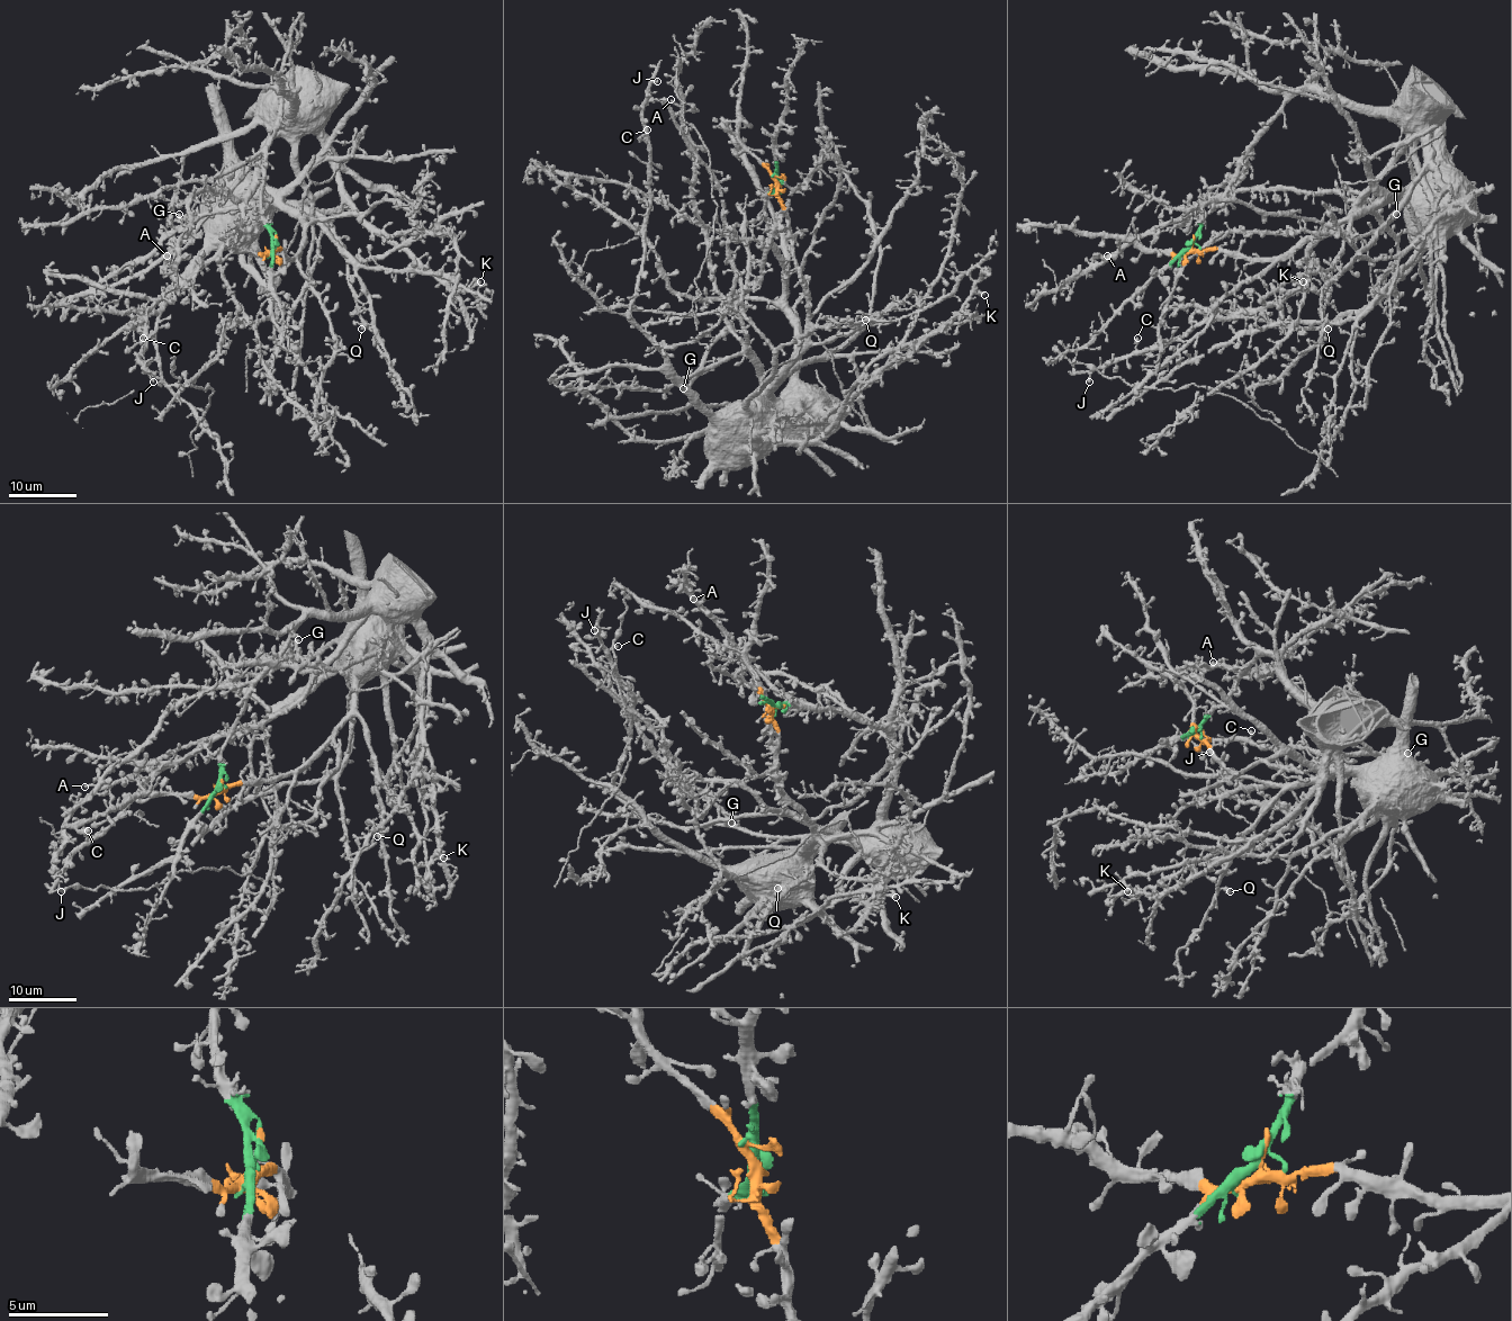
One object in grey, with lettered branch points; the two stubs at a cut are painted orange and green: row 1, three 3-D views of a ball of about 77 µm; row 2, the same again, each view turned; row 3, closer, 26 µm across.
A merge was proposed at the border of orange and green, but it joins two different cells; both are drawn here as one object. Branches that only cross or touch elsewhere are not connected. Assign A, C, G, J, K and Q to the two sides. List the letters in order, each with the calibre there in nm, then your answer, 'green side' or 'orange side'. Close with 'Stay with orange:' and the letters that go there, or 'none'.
A: 260 nm | green side
C: 400 nm | orange side
G: 480 nm | green side
J: 200 nm | orange side
K: 320 nm | green side
Q: 500 nm | orange side
Stay with orange: C, J, Q

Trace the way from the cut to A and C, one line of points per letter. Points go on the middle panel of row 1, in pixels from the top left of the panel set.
A: (776, 183), (766, 200), (767, 237), (722, 235), (703, 222), (692, 197), (693, 145), (683, 111), (672, 99)
C: (777, 183), (806, 296), (806, 337), (788, 373), (763, 397), (712, 413), (631, 315), (645, 248), (646, 129)

